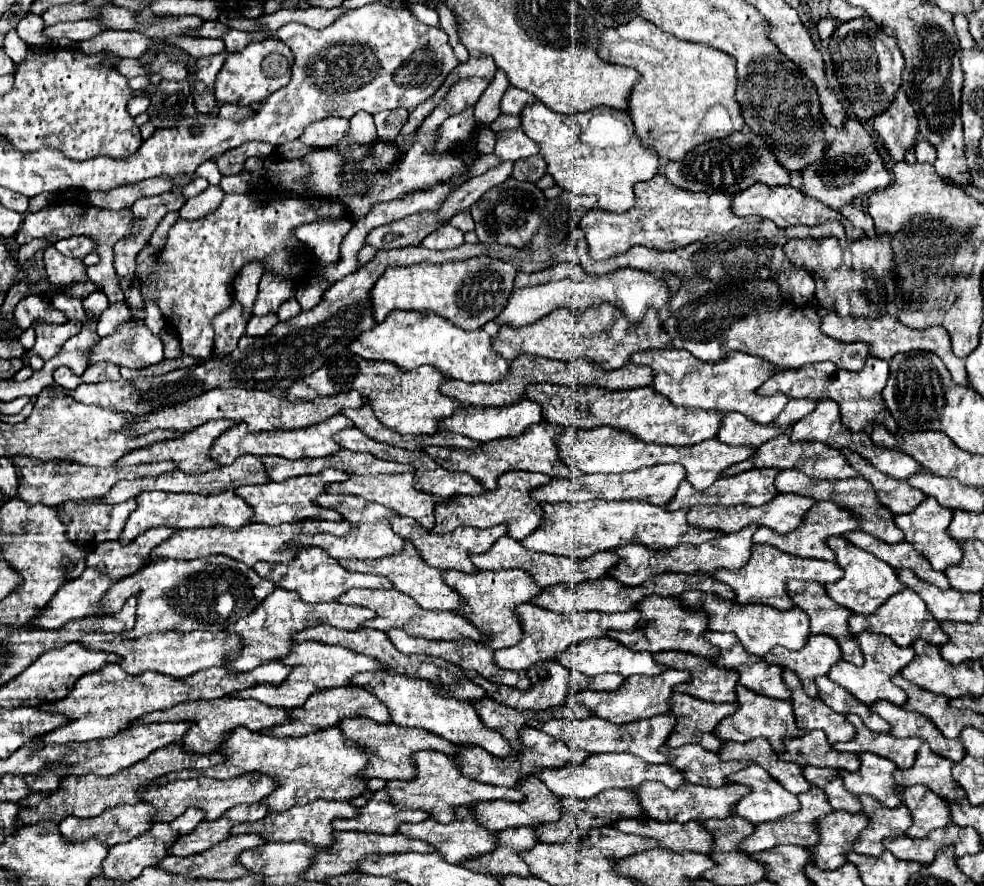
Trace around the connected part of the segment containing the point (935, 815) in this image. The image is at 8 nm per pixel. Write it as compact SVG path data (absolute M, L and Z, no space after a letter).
M910 786L902 790L902 800L910 808L914 824L908 828L908 836L924 838L930 830L946 828L950 824L950 802L934 796L930 788Z

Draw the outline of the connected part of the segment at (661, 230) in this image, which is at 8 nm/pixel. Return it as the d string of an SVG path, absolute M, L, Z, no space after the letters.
M662 174L634 186L636 204L626 214L612 214L600 208L590 210L582 218L582 230L586 234L590 256L594 260L606 260L612 254L626 252L628 246L642 244L660 250L674 250L700 242L714 234L728 234L732 228L738 228L744 218L738 218L732 212L730 194L694 194L682 188L674 188Z

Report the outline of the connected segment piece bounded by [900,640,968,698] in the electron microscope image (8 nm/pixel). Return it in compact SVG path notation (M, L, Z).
M916 640L912 648L916 650L916 656L904 672L900 672L906 680L920 684L930 692L946 694L948 698L966 696L966 662L954 666L942 660L940 646L926 640Z

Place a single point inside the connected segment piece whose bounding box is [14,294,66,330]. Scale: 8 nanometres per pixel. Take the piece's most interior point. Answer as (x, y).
(32, 307)

